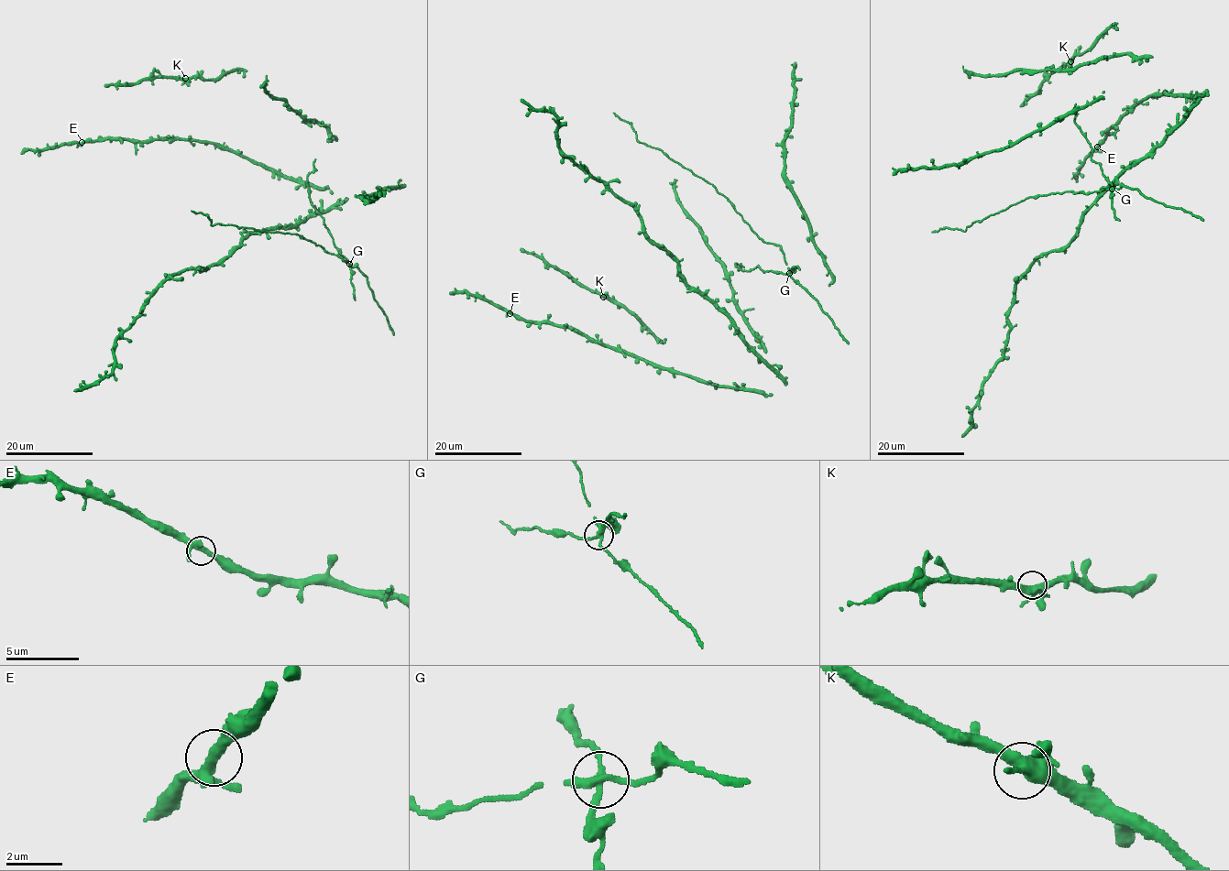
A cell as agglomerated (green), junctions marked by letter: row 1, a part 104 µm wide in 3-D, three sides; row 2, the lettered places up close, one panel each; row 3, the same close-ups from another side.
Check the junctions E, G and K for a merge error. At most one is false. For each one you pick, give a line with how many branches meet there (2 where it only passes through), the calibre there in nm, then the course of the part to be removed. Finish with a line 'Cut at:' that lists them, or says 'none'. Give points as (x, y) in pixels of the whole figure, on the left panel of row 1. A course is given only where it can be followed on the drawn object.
G: branches 4; calibre 260 nm; course (349, 264), (310, 200), (307, 177), (313, 170), (315, 158)
Cut at: G

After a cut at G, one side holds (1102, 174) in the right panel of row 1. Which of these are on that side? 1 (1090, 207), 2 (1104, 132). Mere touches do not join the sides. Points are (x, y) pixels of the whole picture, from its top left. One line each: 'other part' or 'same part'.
1: other part
2: other part

